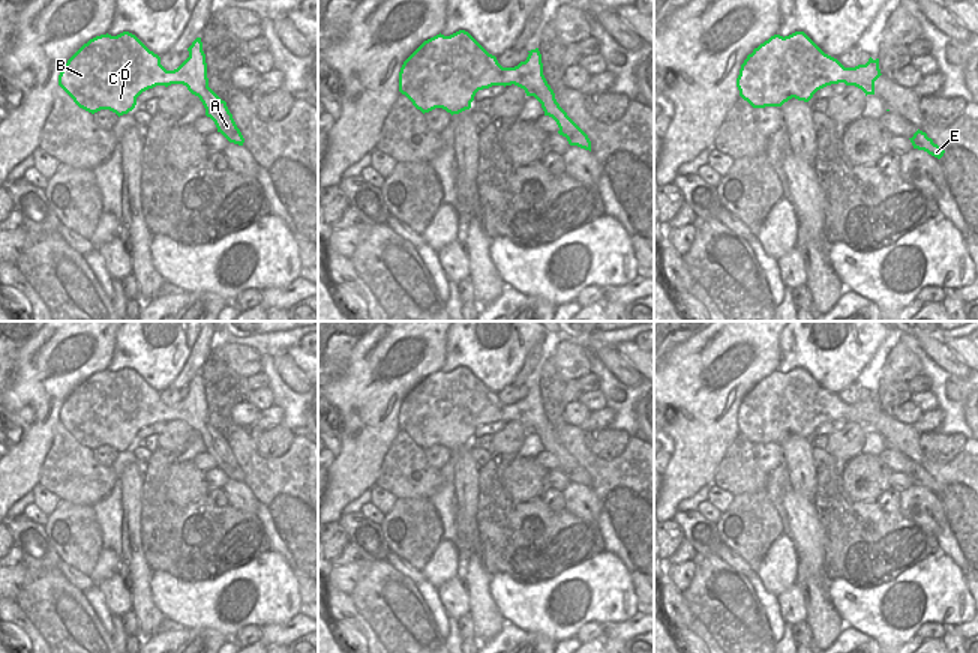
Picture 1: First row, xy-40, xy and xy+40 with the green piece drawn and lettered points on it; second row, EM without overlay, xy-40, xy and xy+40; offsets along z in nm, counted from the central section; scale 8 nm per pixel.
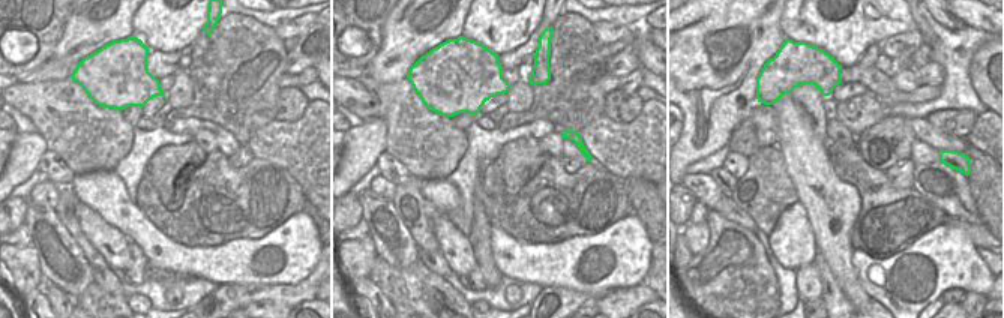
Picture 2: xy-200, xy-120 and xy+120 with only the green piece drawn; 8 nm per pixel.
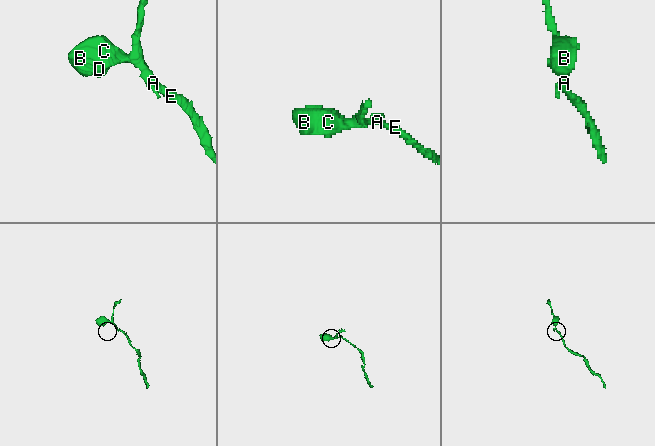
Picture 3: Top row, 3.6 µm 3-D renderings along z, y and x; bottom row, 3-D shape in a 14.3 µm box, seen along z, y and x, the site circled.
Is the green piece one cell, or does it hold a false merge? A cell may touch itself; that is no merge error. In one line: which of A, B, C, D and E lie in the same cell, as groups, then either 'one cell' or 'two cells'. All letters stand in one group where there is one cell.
groups A B C D E; one cell

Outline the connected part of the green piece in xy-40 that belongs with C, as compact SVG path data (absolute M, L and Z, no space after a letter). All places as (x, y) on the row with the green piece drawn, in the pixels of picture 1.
M100 35L68 60L58 75L58 86L80 108L92 114L110 110L120 117L135 108L142 92L156 86L183 84L200 98L218 132L230 143L243 146L244 138L226 102L208 87L201 38L188 51L189 57L177 69L166 71L160 57L135 35Z

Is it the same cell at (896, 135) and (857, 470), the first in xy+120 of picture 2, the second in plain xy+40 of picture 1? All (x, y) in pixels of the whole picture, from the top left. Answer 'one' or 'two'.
one

